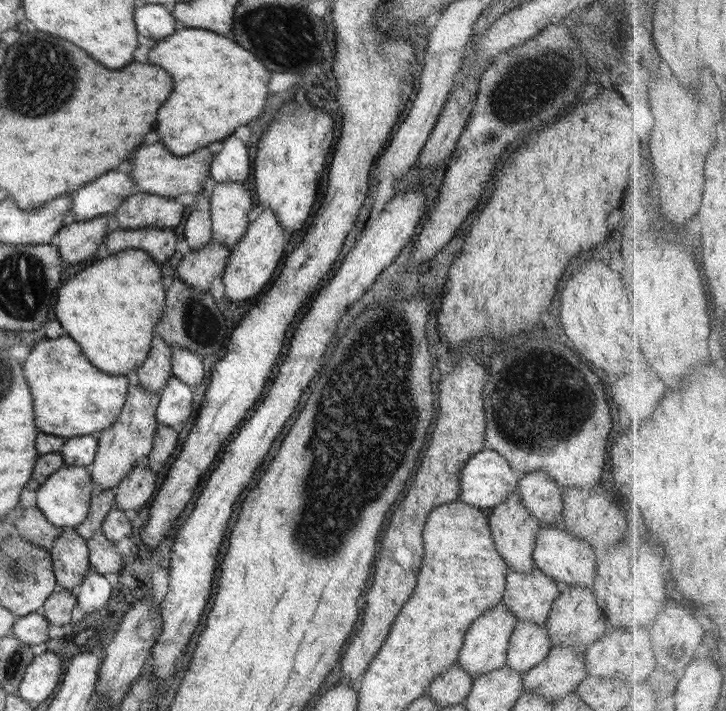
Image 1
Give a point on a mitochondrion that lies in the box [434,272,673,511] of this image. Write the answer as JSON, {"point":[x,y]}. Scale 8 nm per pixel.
{"point":[520,441]}

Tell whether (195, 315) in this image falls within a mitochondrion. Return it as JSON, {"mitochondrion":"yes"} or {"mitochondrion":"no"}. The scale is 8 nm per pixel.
{"mitochondrion":"yes"}

